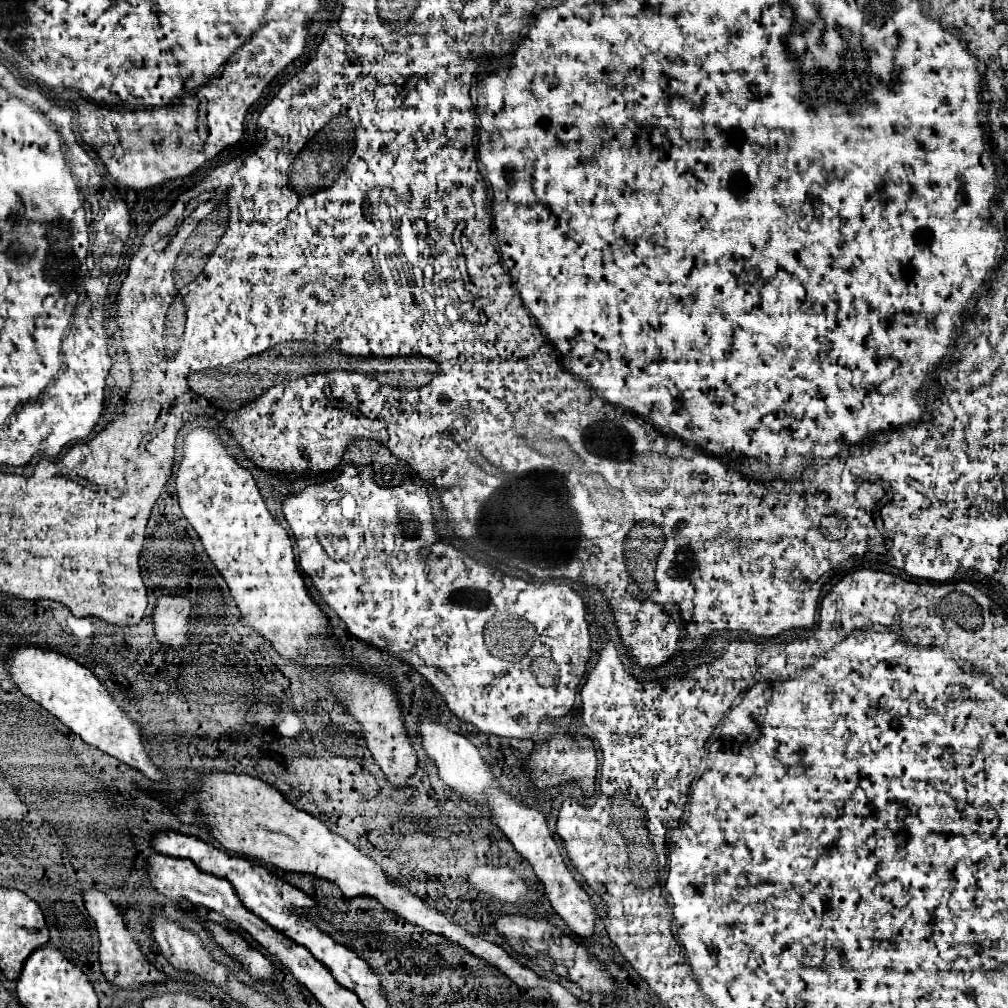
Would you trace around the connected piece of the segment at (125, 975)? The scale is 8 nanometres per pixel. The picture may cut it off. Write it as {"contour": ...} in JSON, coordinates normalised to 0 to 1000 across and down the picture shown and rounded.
{"contour":[[[86,882],[86,884],[82,884],[82,894],[84,894],[88,908],[94,912],[94,918],[96,918],[98,953],[100,953],[100,963],[106,969],[106,973],[110,973],[118,979],[138,979],[142,975],[156,975],[156,973],[166,971],[166,967],[162,963],[156,963],[154,957],[146,953],[138,936],[132,932],[130,924],[126,922],[116,898],[102,884]]]}

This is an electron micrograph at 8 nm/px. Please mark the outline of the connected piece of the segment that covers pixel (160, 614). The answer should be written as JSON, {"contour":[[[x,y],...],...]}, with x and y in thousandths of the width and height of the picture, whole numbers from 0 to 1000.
{"contour":[[[158,592],[152,608],[156,634],[172,644],[186,640],[188,606],[189,606],[189,598],[184,592]]]}

